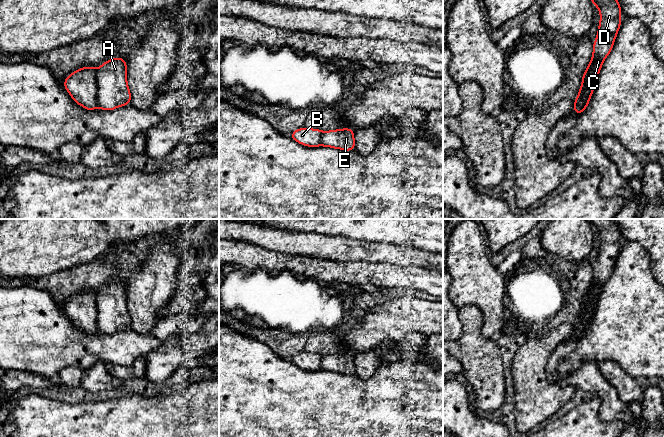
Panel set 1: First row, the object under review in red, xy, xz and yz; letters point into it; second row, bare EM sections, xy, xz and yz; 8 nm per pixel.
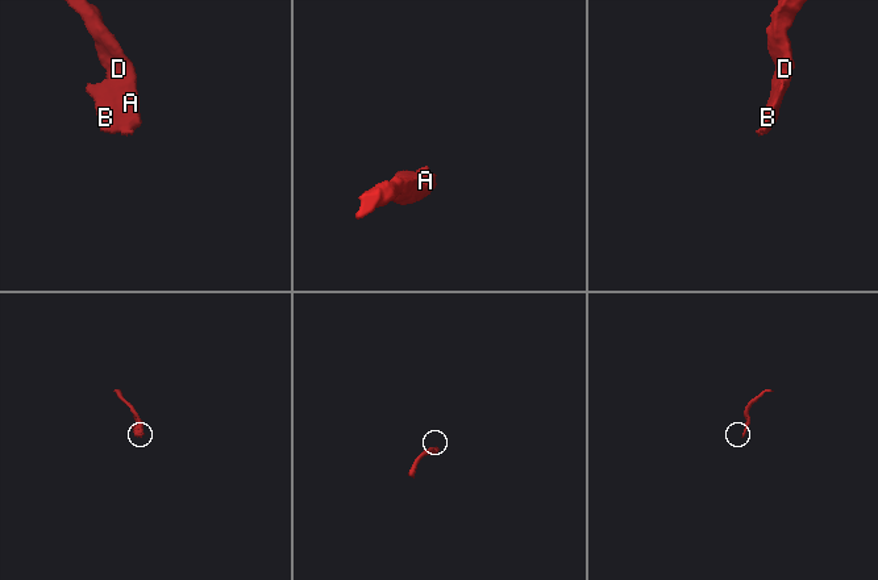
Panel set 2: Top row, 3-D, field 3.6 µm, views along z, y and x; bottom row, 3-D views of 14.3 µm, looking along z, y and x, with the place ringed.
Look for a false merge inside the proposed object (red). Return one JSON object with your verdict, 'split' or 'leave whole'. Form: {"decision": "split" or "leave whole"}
{"decision": "split"}

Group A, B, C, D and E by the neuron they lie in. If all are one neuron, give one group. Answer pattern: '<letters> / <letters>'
A C D E / B

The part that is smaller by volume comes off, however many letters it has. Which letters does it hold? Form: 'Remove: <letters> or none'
Remove: B

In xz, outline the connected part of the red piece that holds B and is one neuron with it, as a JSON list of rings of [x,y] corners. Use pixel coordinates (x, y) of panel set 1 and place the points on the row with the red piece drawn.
[[[300,128],[296,129],[290,137],[304,146],[318,147],[321,145],[322,133],[319,129]]]

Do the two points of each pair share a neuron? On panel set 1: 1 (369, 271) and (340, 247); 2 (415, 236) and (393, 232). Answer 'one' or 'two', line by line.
1: two
2: one

